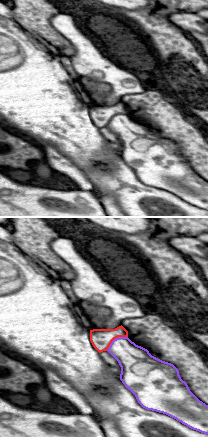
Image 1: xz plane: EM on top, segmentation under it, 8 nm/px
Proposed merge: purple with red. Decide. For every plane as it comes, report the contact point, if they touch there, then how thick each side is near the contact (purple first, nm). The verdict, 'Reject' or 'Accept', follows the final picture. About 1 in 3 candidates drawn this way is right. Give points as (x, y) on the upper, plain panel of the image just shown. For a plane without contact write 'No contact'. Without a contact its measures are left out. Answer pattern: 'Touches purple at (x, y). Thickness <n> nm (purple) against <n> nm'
Touches purple at (116, 114). Thickness 260 nm (purple) against 160 nm

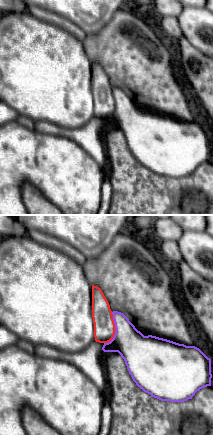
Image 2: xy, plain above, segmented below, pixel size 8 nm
Touches purple at (115, 104). Thickness 260 nm (purple) against 180 nm

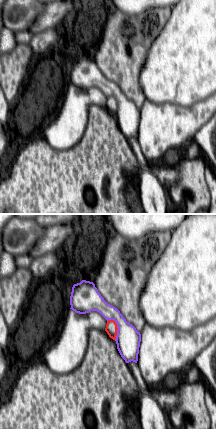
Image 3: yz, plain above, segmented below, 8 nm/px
Touches purple at (117, 103). Thickness 200 nm (purple) against 100 nm

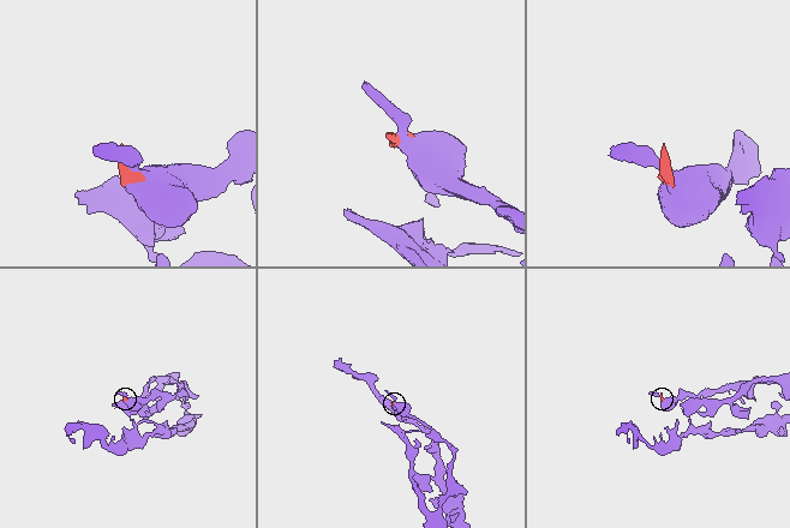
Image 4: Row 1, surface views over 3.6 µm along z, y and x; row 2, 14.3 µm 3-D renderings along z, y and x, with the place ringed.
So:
Reject

